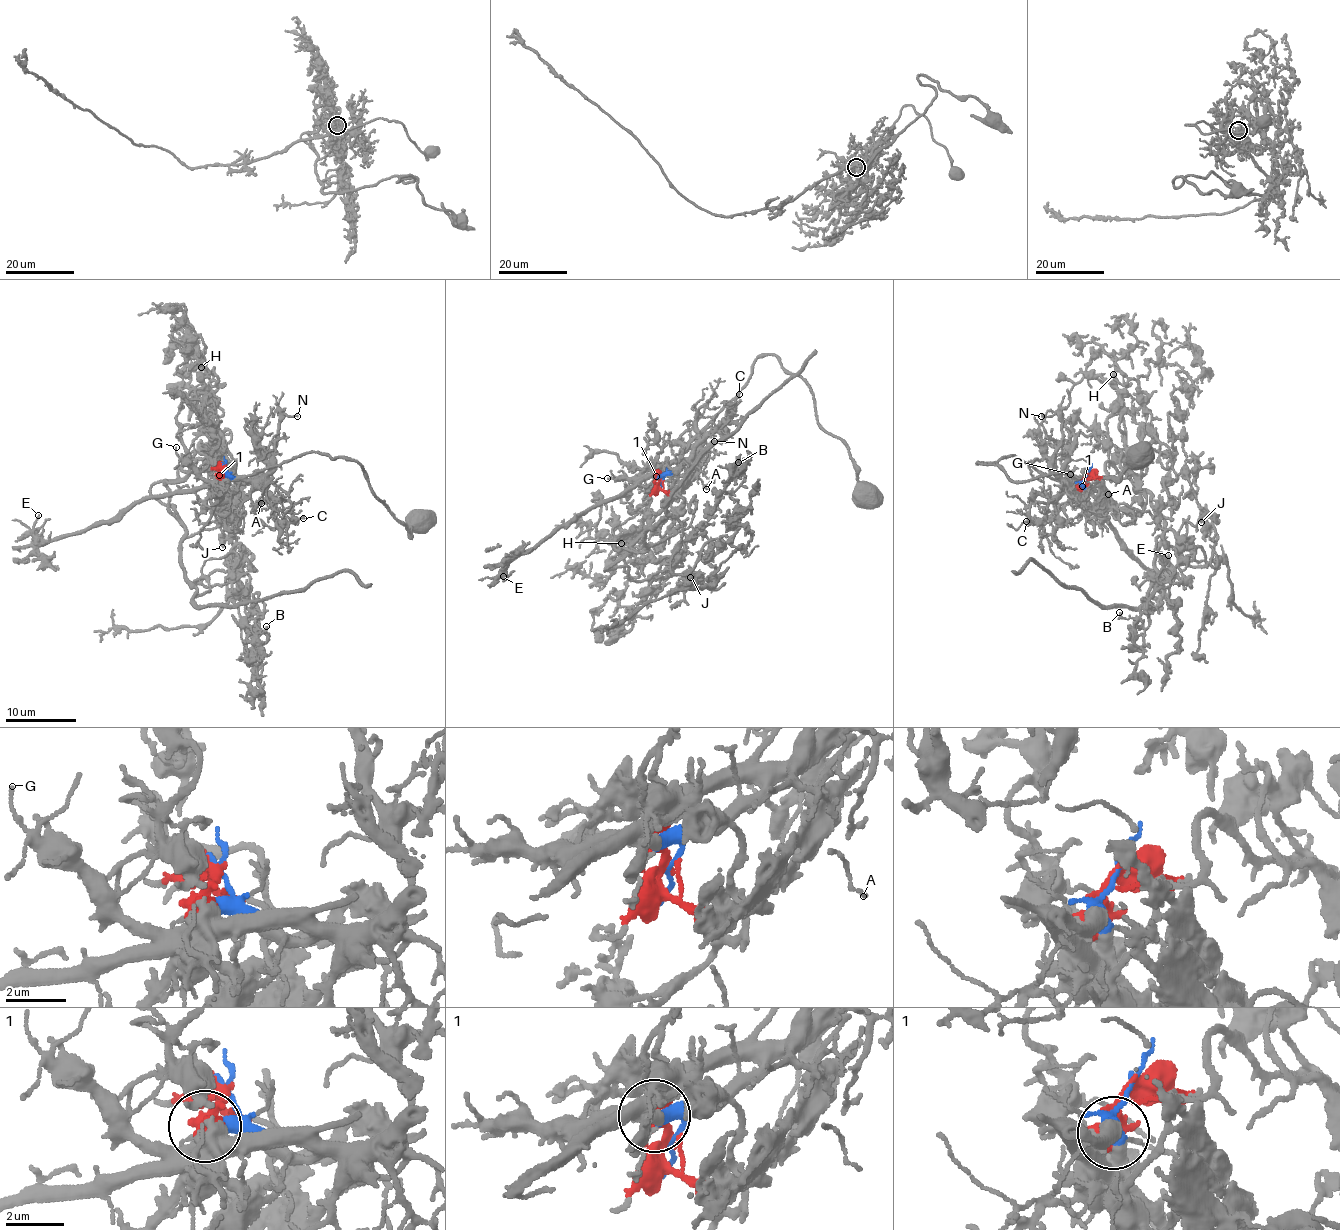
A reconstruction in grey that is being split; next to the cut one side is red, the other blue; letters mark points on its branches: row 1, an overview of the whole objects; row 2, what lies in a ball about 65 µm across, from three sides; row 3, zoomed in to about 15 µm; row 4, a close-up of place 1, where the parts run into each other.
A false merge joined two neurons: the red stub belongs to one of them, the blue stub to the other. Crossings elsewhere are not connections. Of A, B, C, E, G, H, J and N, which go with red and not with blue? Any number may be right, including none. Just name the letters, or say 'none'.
B, H, J

